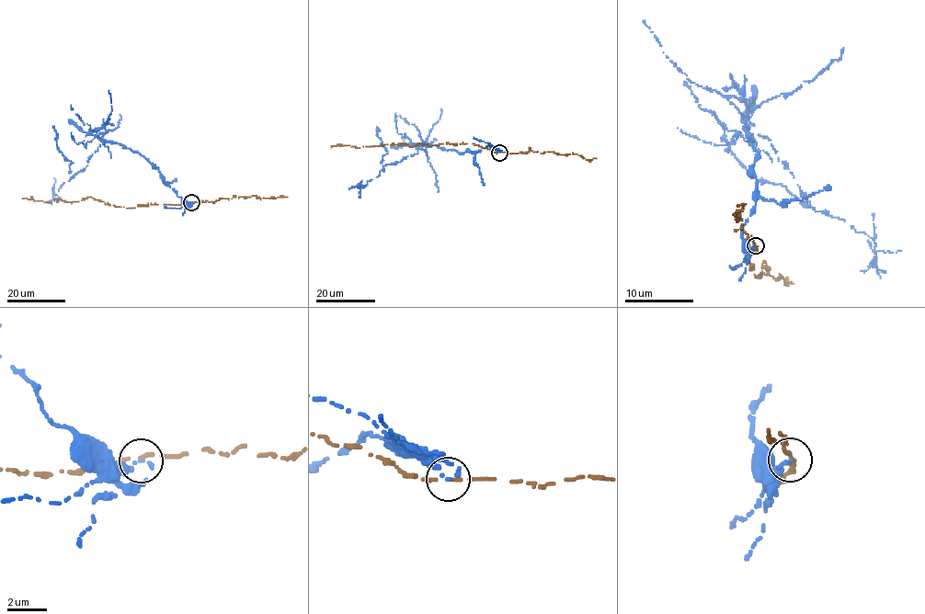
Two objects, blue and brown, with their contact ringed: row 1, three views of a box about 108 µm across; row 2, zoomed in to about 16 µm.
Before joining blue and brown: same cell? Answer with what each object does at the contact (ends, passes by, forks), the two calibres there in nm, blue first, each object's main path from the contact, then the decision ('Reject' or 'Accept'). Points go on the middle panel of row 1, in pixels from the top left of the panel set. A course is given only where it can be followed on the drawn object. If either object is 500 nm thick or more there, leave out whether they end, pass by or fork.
At the ring blue ends. At the ring brown ends. Thickness 200 nm (blue) against 200 nm. Course of blue: (499, 153), (488, 146), (460, 153), (421, 144), (416, 154), (384, 165), (387, 153), (377, 127). Course of brown: (499, 153), (473, 143), (447, 142), (331, 147). Reject

